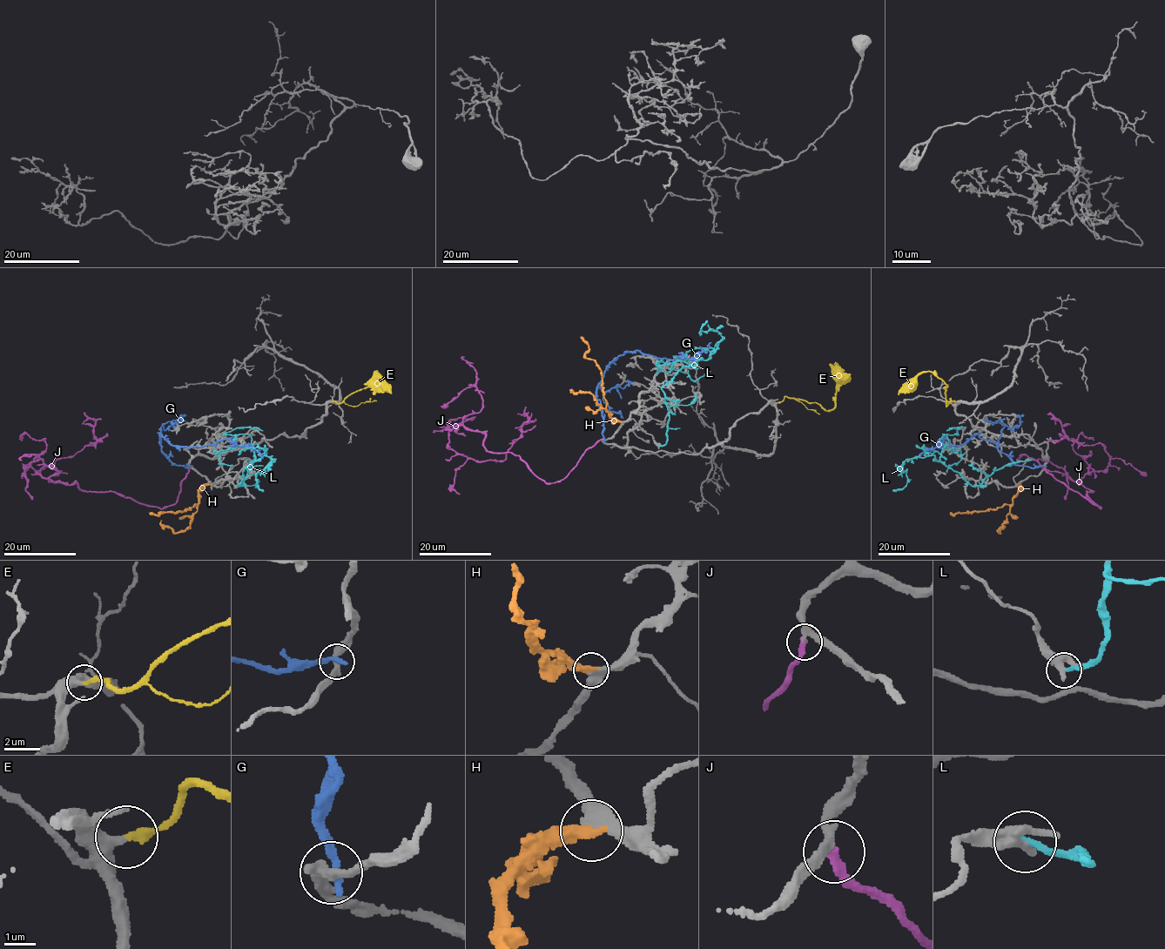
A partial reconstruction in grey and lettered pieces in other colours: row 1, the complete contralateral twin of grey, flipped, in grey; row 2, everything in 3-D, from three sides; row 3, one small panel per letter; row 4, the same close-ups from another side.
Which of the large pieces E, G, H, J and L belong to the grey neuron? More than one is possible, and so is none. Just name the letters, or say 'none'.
E, J

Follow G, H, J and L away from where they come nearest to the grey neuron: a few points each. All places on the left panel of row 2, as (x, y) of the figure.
G: (191, 466), (176, 465), (164, 453), (160, 434), (171, 445), (187, 447), (232, 440), (257, 449), (263, 458)
H: (209, 484), (198, 491), (197, 504), (189, 509), (152, 514), (149, 512)
J: (189, 468), (174, 504), (162, 508), (42, 477), (36, 471), (97, 440), (94, 420), (85, 414)
L: (245, 459), (252, 460), (244, 485), (239, 486), (255, 458), (251, 436), (224, 434), (239, 427), (262, 430)

